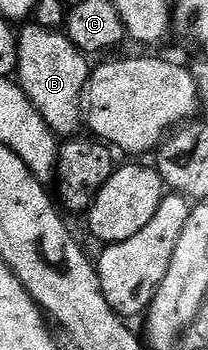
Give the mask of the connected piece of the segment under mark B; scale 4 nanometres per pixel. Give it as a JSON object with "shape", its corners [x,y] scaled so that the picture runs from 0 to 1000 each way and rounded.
{"shape":[[[178,69],[125,71],[87,97],[77,231],[173,320],[192,320],[212,354],[231,354],[284,397],[332,400],[404,360],[404,271],[433,229],[438,169],[370,143],[298,86],[231,86]]]}

